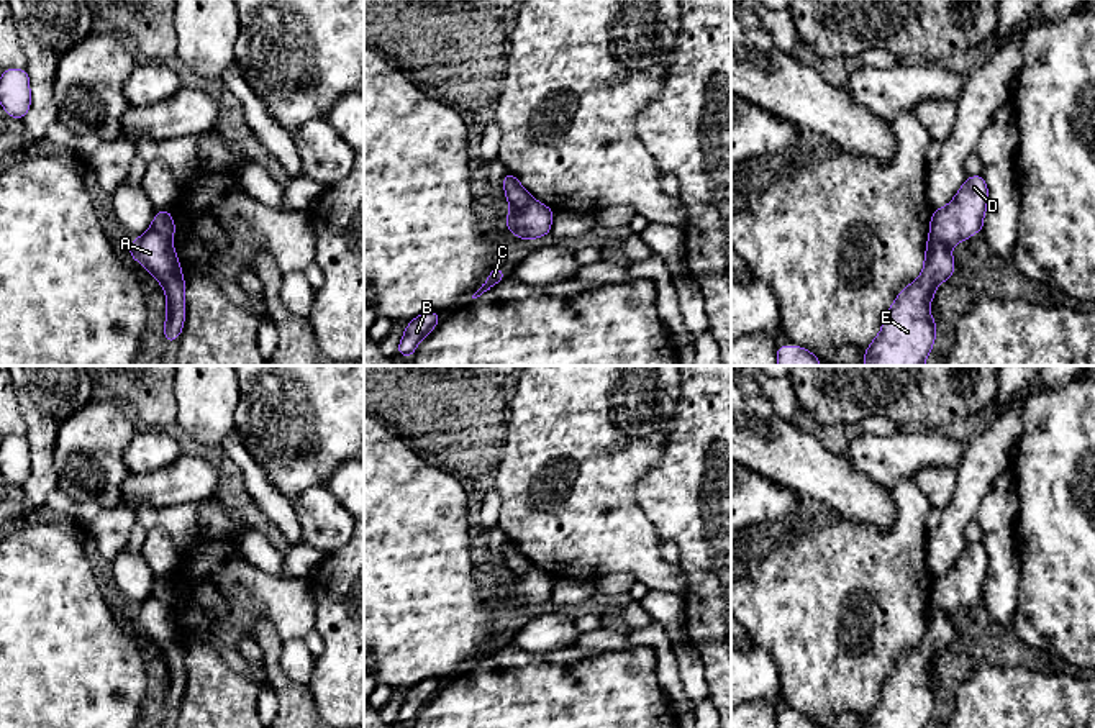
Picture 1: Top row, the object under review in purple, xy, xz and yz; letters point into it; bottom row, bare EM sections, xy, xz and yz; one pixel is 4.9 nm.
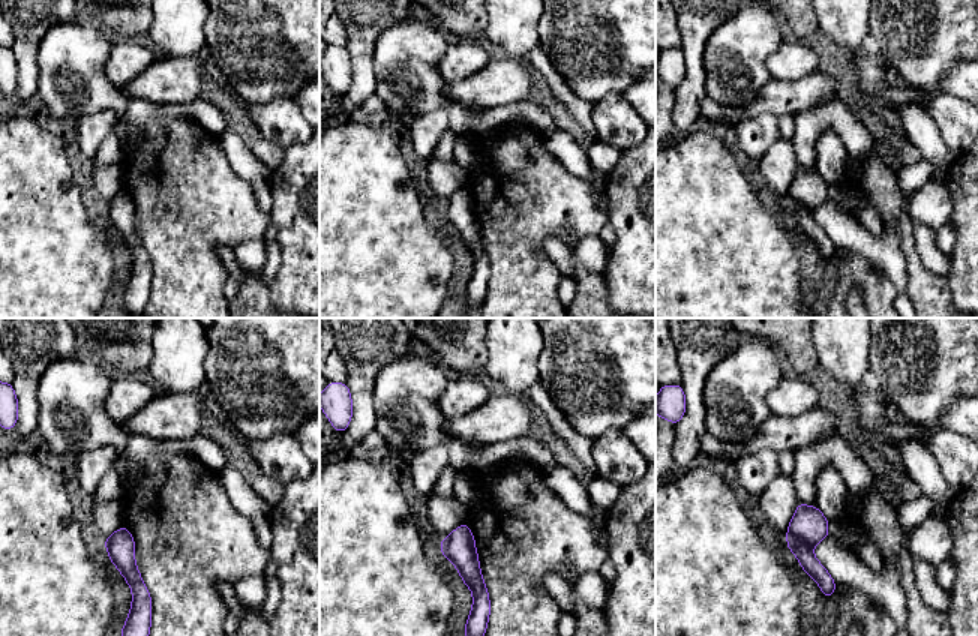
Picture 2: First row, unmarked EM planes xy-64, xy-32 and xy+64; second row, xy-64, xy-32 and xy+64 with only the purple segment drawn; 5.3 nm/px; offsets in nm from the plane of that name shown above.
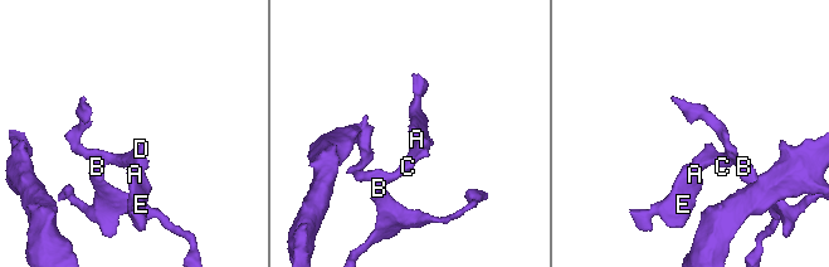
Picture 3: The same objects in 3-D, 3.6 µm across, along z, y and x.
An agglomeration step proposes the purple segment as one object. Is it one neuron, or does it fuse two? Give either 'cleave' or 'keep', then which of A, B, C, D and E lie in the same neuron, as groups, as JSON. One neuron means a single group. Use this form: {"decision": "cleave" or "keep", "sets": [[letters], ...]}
{"decision": "cleave", "sets": [["A", "E"], ["B", "C", "D"]]}

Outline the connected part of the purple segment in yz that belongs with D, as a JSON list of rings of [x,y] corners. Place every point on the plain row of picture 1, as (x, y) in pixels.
[[[984,543],[966,546],[956,564],[943,576],[933,577],[929,598],[947,615],[984,597],[988,556]]]

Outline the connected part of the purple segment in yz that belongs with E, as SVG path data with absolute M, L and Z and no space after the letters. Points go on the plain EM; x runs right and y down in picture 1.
M929 600L921 643L900 657L864 728L926 728L938 690L929 680L929 669L934 667L936 654L951 648L954 636L951 615Z

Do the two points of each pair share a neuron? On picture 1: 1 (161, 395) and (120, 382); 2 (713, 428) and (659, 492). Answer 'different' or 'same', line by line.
1: same
2: same

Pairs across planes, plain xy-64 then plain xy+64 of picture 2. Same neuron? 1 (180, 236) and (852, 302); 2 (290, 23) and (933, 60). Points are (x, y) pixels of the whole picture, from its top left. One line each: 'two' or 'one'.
1: two
2: one

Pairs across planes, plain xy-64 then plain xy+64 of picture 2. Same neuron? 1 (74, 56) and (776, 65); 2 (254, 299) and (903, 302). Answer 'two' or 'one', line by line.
1: two
2: two

